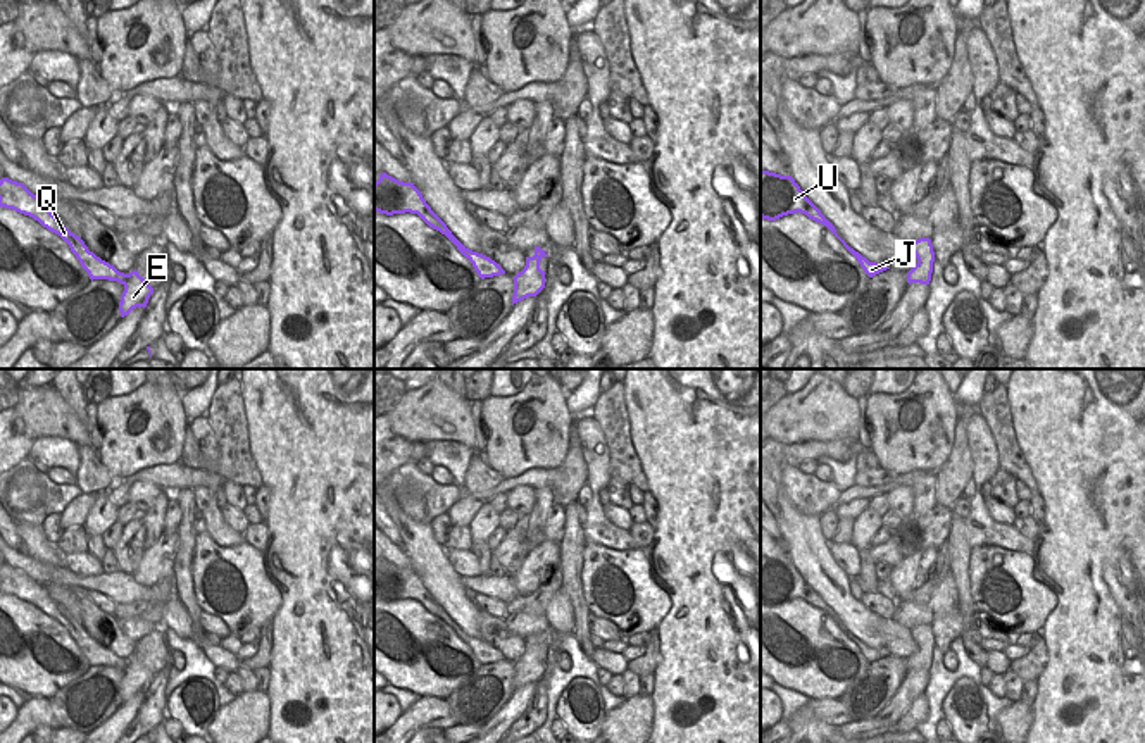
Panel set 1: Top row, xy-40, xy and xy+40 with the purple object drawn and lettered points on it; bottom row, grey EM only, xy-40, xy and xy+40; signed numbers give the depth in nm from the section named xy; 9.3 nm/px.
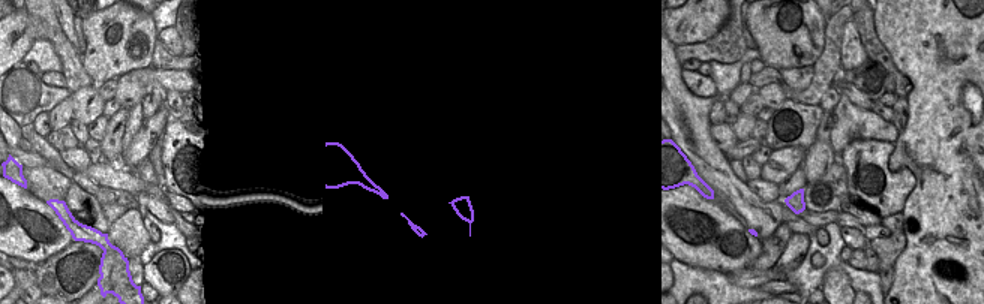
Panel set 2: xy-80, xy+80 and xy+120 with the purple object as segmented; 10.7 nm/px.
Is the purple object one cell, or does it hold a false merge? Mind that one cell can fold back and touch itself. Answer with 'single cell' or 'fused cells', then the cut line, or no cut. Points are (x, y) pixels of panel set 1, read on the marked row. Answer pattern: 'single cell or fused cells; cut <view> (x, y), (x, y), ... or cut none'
single cell; cut none

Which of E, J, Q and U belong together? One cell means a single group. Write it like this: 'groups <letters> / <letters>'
groups E J Q U

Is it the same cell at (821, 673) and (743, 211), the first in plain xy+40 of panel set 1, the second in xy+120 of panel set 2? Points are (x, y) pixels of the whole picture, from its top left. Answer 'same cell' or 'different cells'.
different cells

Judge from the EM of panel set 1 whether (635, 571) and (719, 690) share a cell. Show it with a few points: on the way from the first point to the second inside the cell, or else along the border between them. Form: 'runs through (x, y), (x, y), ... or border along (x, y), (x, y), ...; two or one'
border along (650, 574), (669, 599), (669, 611), (657, 628); two

